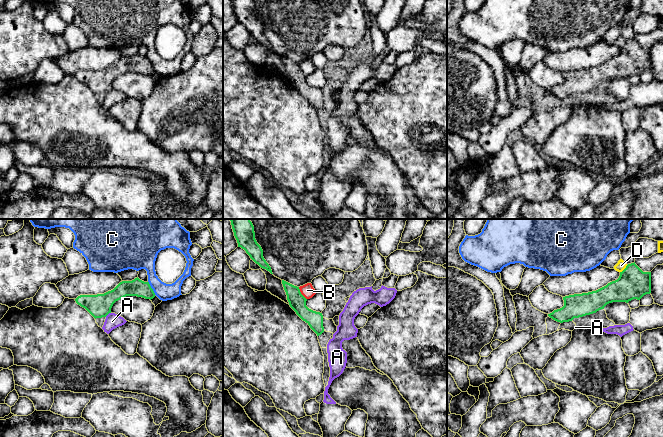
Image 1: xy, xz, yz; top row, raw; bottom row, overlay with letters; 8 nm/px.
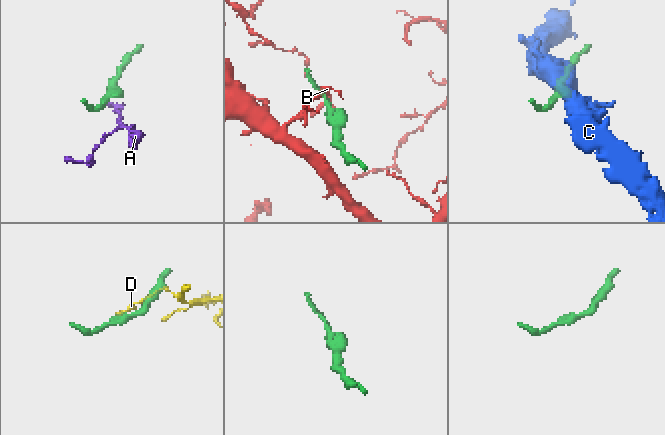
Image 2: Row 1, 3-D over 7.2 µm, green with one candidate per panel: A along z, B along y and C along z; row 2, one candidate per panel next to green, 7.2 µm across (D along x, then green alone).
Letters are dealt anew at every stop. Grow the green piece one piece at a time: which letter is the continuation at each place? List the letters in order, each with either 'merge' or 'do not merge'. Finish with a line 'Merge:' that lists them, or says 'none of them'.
A: do not merge
B: do not merge
C: do not merge
D: do not merge
Merge: none of them

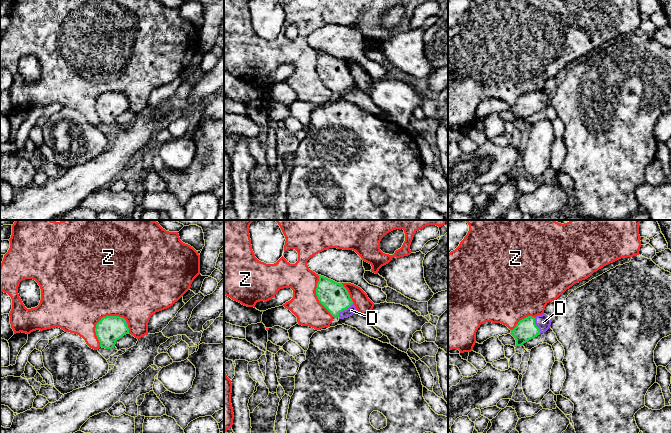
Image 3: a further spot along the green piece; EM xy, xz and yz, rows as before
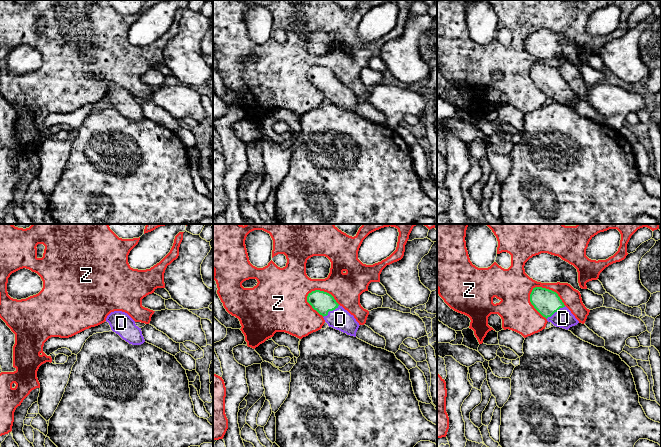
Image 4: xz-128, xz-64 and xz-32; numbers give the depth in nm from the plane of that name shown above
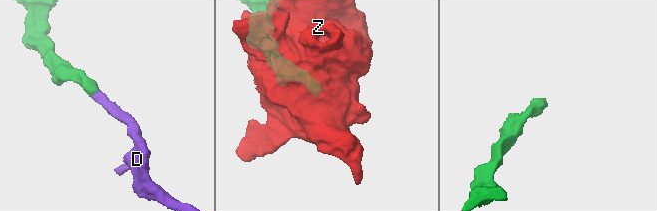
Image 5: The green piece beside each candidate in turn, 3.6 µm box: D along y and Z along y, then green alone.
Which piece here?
D: merge
Z: do not merge
Merge: D

